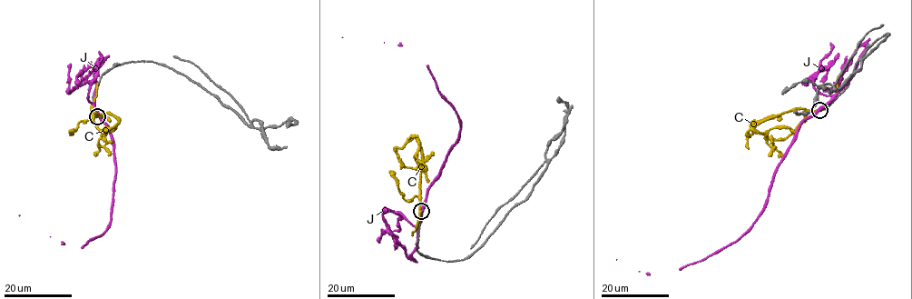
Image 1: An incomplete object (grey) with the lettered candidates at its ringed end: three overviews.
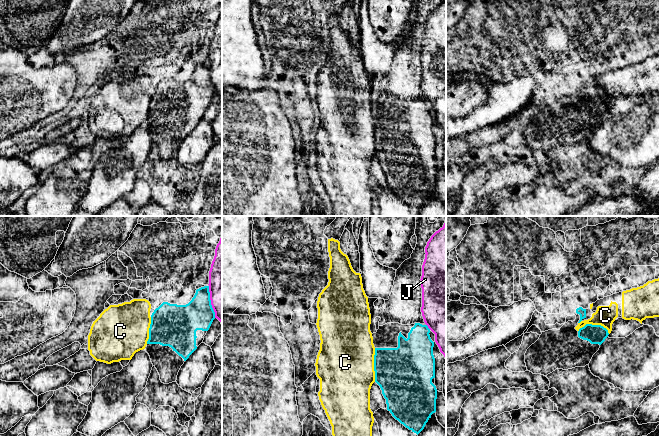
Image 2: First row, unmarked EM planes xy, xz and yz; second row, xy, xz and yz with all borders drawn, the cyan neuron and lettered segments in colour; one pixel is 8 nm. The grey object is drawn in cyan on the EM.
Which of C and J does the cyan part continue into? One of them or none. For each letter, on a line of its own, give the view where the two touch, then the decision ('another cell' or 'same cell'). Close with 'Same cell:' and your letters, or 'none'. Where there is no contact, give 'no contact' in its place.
C: contact in yz; another cell
J: contact in xy; another cell
Same cell: none

